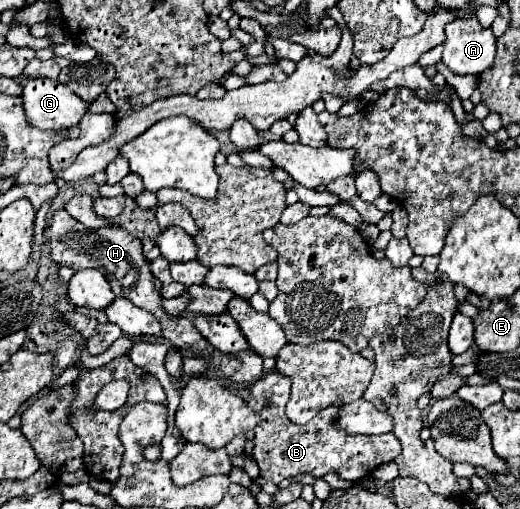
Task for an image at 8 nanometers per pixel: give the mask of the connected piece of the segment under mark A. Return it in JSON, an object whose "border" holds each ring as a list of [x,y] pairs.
{"border":[[[476,17],[474,19],[456,19],[446,25],[446,41],[444,41],[444,53],[442,61],[444,65],[456,73],[456,75],[480,75],[482,71],[490,69],[496,55],[496,37],[490,29],[482,27]]]}

